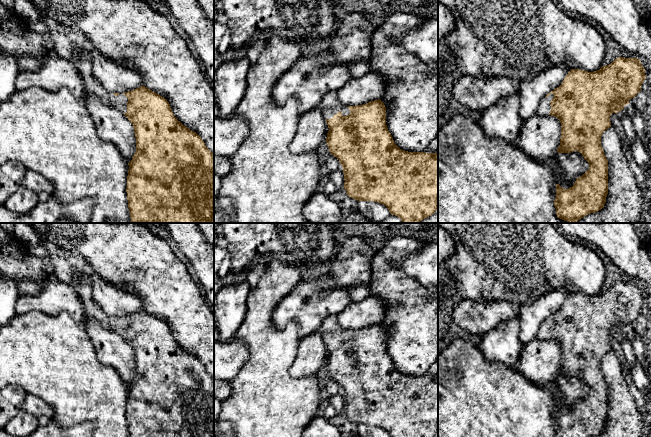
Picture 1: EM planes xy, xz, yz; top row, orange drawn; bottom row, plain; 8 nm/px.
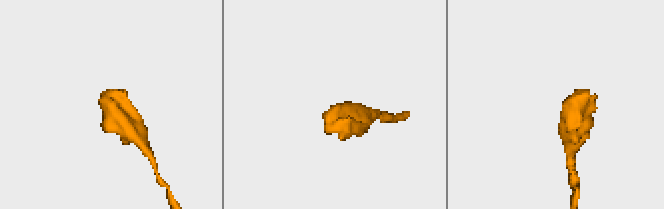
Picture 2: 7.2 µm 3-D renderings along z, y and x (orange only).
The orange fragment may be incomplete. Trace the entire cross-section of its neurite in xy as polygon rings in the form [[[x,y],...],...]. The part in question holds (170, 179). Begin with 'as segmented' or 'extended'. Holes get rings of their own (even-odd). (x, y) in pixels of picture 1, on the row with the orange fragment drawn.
extended | [[[76,49],[75,57],[78,60],[79,72],[82,76],[86,91],[96,95],[100,101],[110,107],[122,112],[132,123],[136,138],[136,152],[132,160],[128,163],[129,170],[127,176],[127,200],[130,218],[132,223],[214,223],[214,154],[206,147],[202,138],[194,131],[184,126],[174,116],[169,102],[164,97],[148,89],[144,85],[125,93],[112,93],[105,90],[99,82],[92,76],[92,60],[88,52]]]

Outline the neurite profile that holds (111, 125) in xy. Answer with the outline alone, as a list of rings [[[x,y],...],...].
[[[86,92],[84,103],[95,124],[98,136],[104,141],[115,144],[129,163],[136,152],[136,138],[132,123],[122,112],[103,104],[94,94]]]

